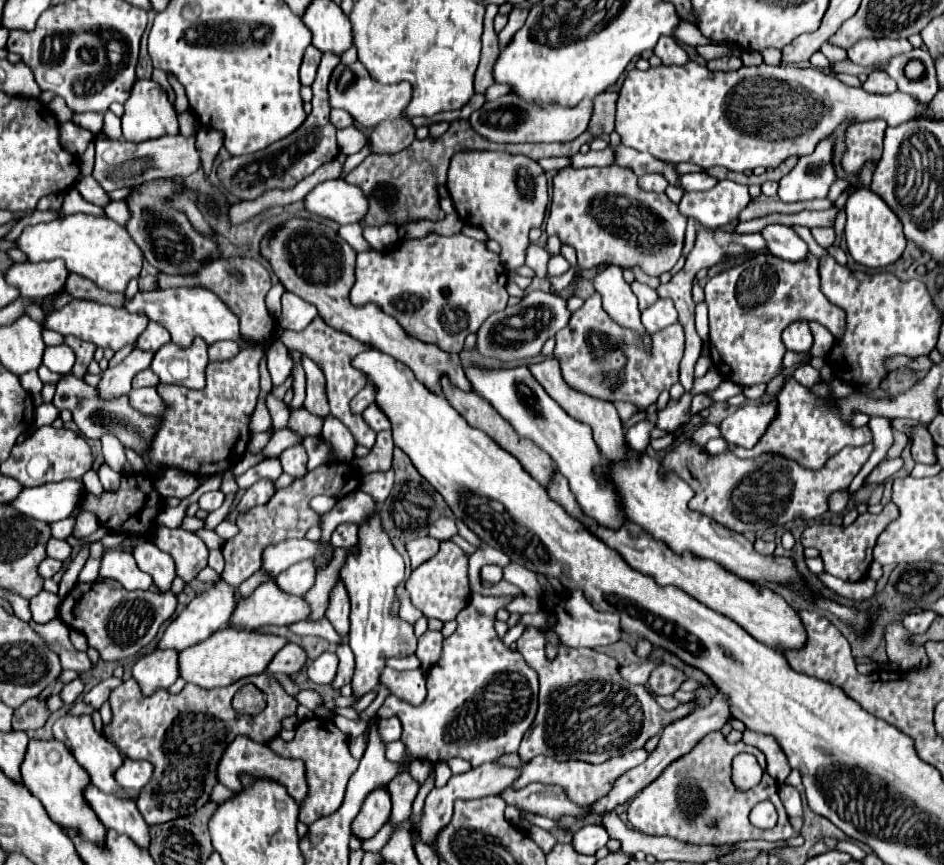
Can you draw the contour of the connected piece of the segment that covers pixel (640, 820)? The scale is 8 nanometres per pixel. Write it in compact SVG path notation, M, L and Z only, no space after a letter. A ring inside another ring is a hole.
M721 731L709 733L689 755L671 763L659 779L649 783L641 793L633 799L633 809L629 811L629 823L649 835L669 835L679 841L697 843L697 845L723 845L723 843L737 843L749 839L765 839L765 841L781 841L799 837L799 831L791 827L787 821L787 813L783 803L777 795L777 781L765 771L765 755L745 743L729 743ZM739 753L751 753L757 757L759 765L763 767L763 779L759 785L751 787L749 791L741 791L733 785L731 779L731 763L733 757ZM759 801L771 801L779 813L779 821L775 829L757 829L749 821L749 811ZM715 821L717 825L709 829L709 823Z

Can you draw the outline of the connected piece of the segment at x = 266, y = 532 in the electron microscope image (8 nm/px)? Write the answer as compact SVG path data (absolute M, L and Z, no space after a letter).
M335 461L331 465L319 465L305 477L293 481L289 487L283 487L273 495L273 499L265 505L251 507L249 511L241 513L235 521L239 527L239 533L225 541L223 545L223 555L225 555L225 571L223 579L231 583L233 587L239 587L245 579L249 579L253 573L259 571L261 567L261 553L267 545L279 543L283 539L293 539L293 537L305 537L305 533L311 529L311 525L319 523L317 513L309 507L309 501L315 495L331 495L331 497L343 497L345 493L351 493L359 487L359 473L341 461Z

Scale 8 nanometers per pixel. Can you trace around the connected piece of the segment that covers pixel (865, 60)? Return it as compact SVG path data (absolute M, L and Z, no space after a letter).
M861 39L847 53L855 65L885 65L893 55L911 51L911 43L907 39Z

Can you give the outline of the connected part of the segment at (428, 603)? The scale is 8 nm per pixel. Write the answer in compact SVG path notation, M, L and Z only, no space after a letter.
M441 541L439 553L429 561L425 561L421 567L417 567L407 579L405 587L411 595L413 605L421 609L425 617L435 617L443 623L455 619L469 605L471 599L467 567L469 567L469 557L461 551L459 545L455 545L453 541Z

